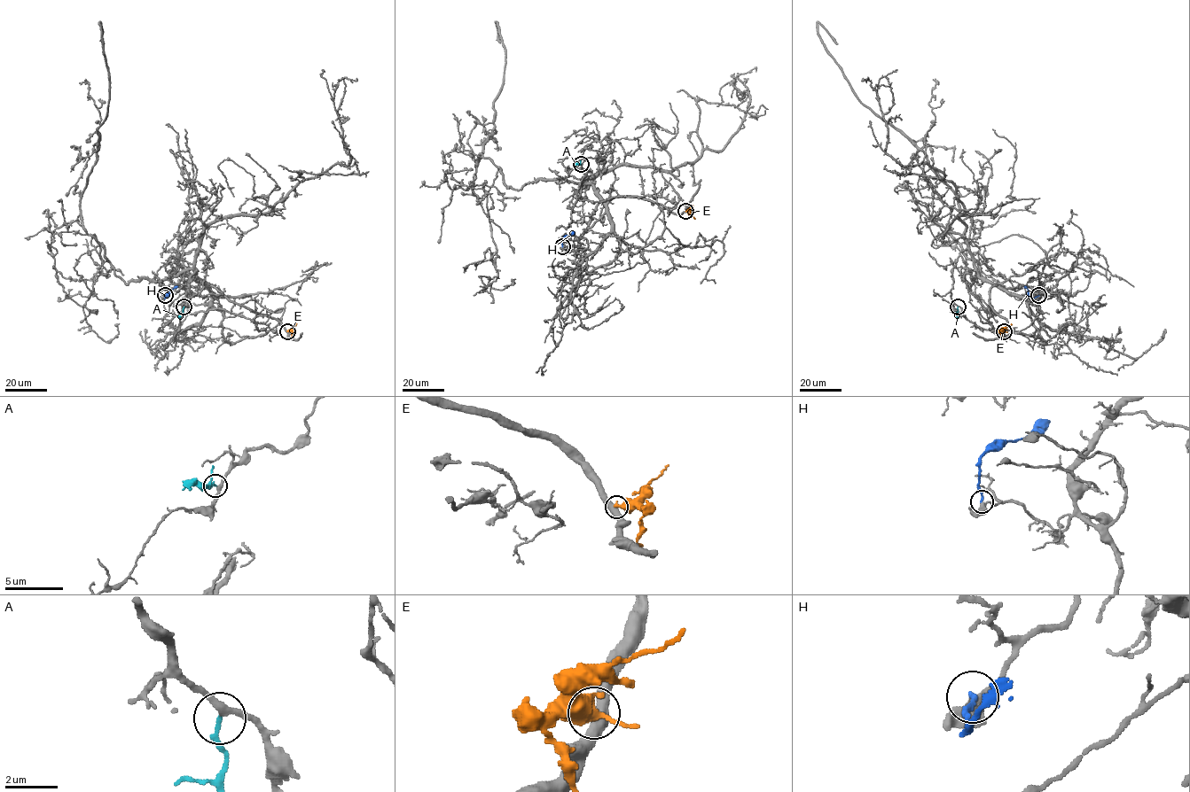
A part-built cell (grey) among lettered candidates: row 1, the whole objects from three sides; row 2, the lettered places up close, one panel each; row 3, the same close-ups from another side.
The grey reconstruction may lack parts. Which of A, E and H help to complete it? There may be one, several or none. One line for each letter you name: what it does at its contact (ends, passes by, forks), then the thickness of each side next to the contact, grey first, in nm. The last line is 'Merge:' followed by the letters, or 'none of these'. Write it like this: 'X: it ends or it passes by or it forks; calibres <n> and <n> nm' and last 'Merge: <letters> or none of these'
A: it ends; calibres 280 and 160 nm
Merge: A

